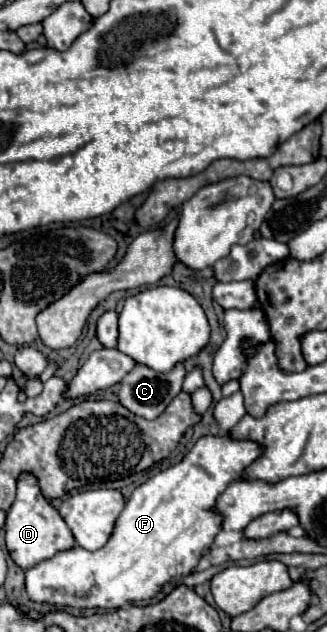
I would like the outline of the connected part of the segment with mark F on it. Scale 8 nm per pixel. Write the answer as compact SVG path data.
M204 436L196 442L196 446L184 456L182 462L170 466L168 470L158 472L148 482L138 486L128 498L124 510L120 512L114 532L104 548L90 552L80 546L72 550L64 550L54 558L48 558L34 568L26 570L26 592L32 602L38 604L54 604L54 606L72 606L72 608L122 608L128 602L150 600L158 594L158 590L176 576L188 576L202 552L214 542L214 536L220 532L220 514L212 510L218 494L222 490L242 478L244 468L252 464L260 456L260 446L252 440L230 440L228 436Z

